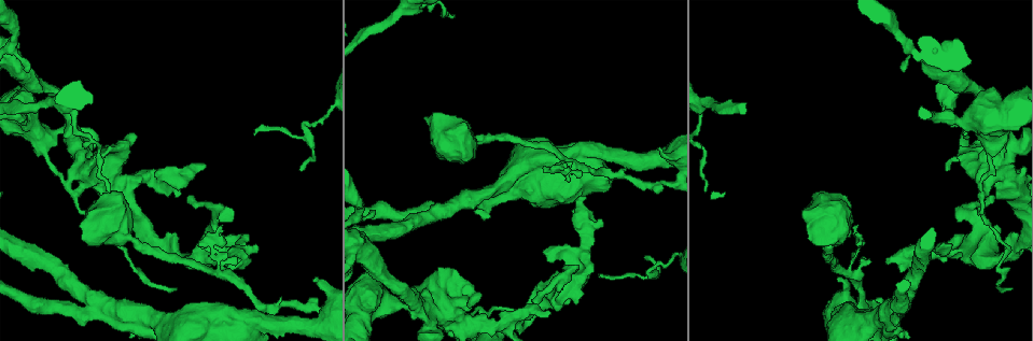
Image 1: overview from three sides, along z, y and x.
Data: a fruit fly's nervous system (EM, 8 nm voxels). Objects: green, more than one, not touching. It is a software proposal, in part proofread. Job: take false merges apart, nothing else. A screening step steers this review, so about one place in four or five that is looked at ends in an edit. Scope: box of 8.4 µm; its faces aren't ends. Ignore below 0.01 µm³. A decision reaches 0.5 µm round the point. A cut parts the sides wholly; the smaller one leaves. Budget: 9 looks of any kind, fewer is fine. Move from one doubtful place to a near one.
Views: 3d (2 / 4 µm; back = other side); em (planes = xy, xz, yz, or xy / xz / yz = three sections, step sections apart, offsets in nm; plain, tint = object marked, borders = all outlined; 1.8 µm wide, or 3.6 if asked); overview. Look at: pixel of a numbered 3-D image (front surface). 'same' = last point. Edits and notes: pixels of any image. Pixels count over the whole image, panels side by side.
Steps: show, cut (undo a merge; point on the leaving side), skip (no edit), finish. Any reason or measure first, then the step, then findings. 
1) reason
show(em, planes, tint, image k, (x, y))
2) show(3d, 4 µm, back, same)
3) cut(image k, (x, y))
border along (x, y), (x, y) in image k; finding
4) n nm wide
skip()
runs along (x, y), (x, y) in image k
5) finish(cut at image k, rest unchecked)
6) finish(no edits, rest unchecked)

three-way junction
show(em, planes, tint, image 1, (266, 311))

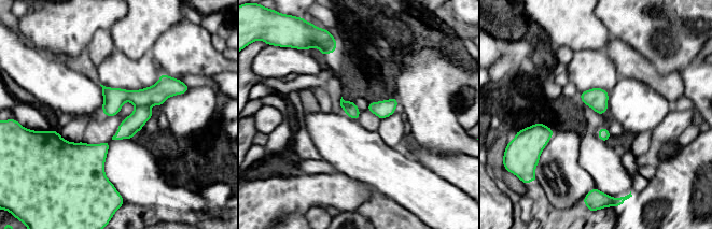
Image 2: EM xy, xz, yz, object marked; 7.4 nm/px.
cut(image 2, (113, 98))
border along (148, 104), (138, 104), (136, 106) in image 2; two neurons meet here

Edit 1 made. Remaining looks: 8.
show(overview)

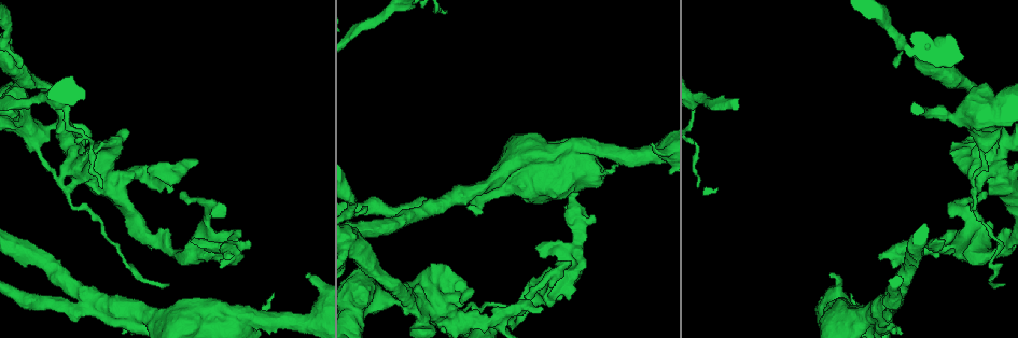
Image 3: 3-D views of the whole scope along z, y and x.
thin neck
show(3d, 2 µm, back, image 3, (869, 317))

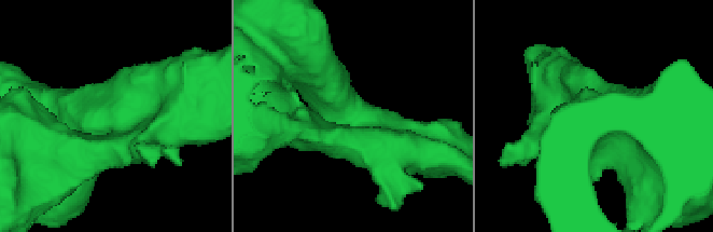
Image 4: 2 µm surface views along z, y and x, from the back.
shape alone is not enough
show(em, planes, borders, image 4, (130, 112))

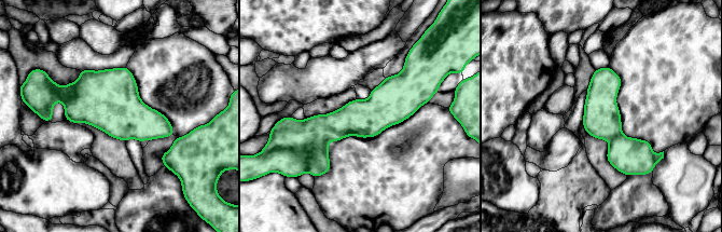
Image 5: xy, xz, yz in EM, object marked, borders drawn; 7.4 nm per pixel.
280 nm wide
skip()
one neuron here

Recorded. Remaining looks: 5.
a fork
show(3d, 2 µm, image 3, (406, 304))

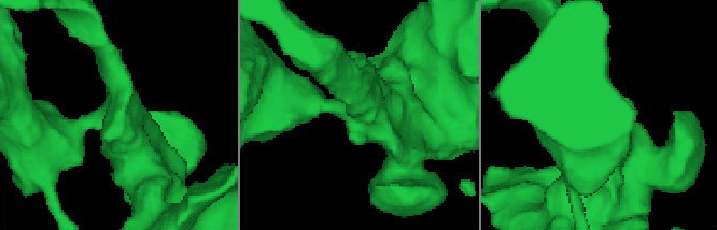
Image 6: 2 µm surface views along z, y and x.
3 arms; arms of 220, 400, 480 nm
show(em, planes, tint, image 6, (352, 106))

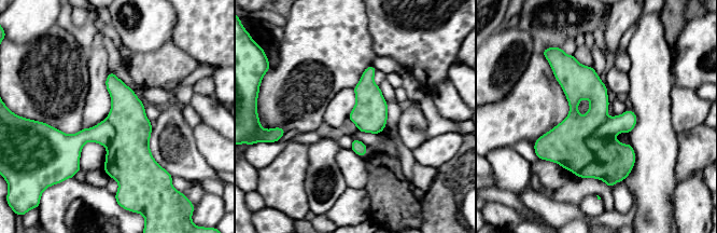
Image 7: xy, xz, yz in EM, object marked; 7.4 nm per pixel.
260 nm wide
cut(image 7, (624, 123))
the part that leaves runs along (52, 131), (60, 139), (112, 133) in image 7; two neurons meet here

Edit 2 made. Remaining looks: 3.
redraw
show(overview)

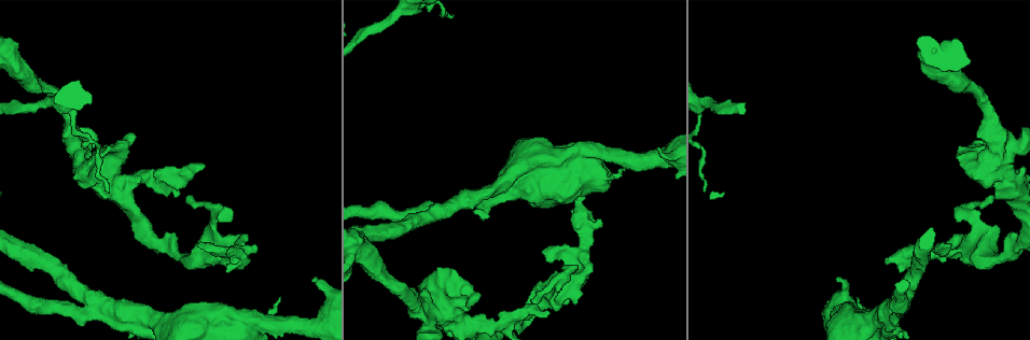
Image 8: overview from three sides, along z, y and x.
three-way junction
show(em, 3.6 µm, xz, step 4, tint, image 8, (478, 322))

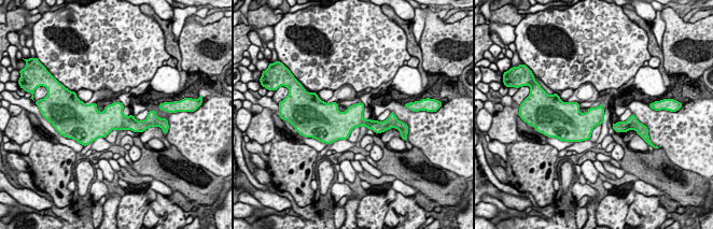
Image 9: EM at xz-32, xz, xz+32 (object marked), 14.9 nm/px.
another direction
show(em, 3.6 µm, xy, step 16, tint, same)

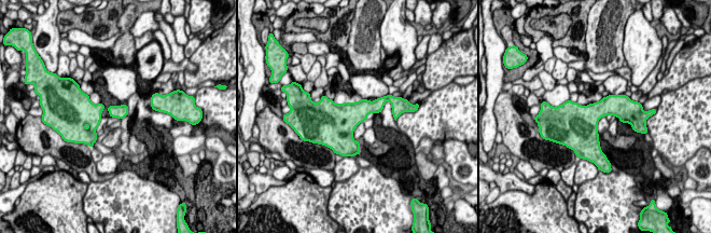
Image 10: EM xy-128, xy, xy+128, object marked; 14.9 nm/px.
190 nm wide
skip()
all the same neuron

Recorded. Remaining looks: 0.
finish(cut at image 2, cut at image 7, rest unchecked)

